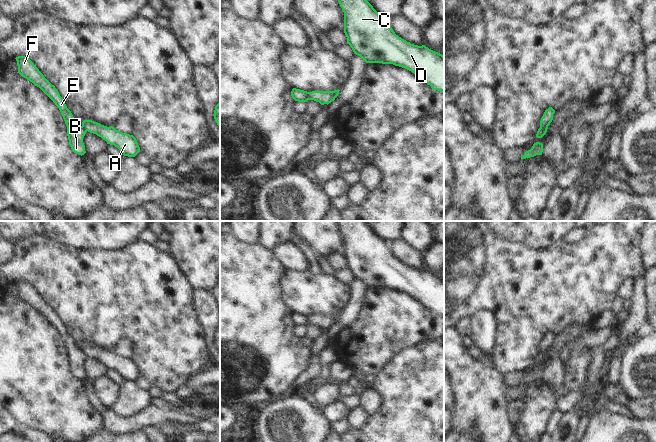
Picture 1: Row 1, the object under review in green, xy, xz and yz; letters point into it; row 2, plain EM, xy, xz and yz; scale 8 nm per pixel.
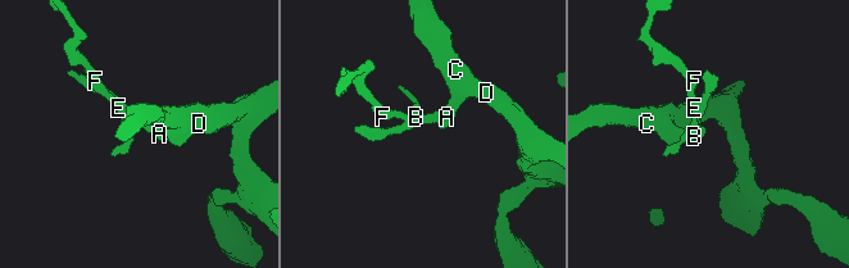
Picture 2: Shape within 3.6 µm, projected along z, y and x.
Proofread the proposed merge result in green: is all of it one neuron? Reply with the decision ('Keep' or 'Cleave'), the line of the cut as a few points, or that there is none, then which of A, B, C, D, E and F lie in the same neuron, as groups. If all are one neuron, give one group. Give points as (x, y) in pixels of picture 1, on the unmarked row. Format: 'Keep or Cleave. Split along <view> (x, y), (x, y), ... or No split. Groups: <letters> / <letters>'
Cleave. Split along xz (307, 316), (309, 323). Groups: A C D / B E F.

